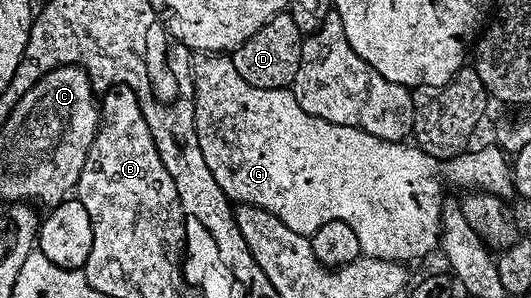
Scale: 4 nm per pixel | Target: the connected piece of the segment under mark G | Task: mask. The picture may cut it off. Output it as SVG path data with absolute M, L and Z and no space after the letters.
M206 53L195 58L192 63L192 78L194 80L194 131L198 134L198 147L200 158L208 161L208 169L212 169L212 177L224 189L227 197L238 205L249 205L258 207L262 211L267 211L270 215L275 215L288 229L292 229L298 235L307 237L313 236L319 227L323 227L328 221L344 221L356 233L358 238L358 249L361 254L371 255L377 259L393 259L395 261L407 261L406 259L418 259L421 255L426 255L430 250L437 248L440 243L440 224L442 222L442 212L444 200L442 201L442 183L438 180L438 175L434 172L434 159L430 155L425 155L421 151L423 148L409 147L409 142L403 141L393 143L384 141L367 131L361 131L359 127L349 127L348 125L336 125L323 119L312 117L300 109L296 101L293 90L277 87L276 89L260 89L256 85L248 85L240 73L236 73L236 65L233 58L226 53Z

